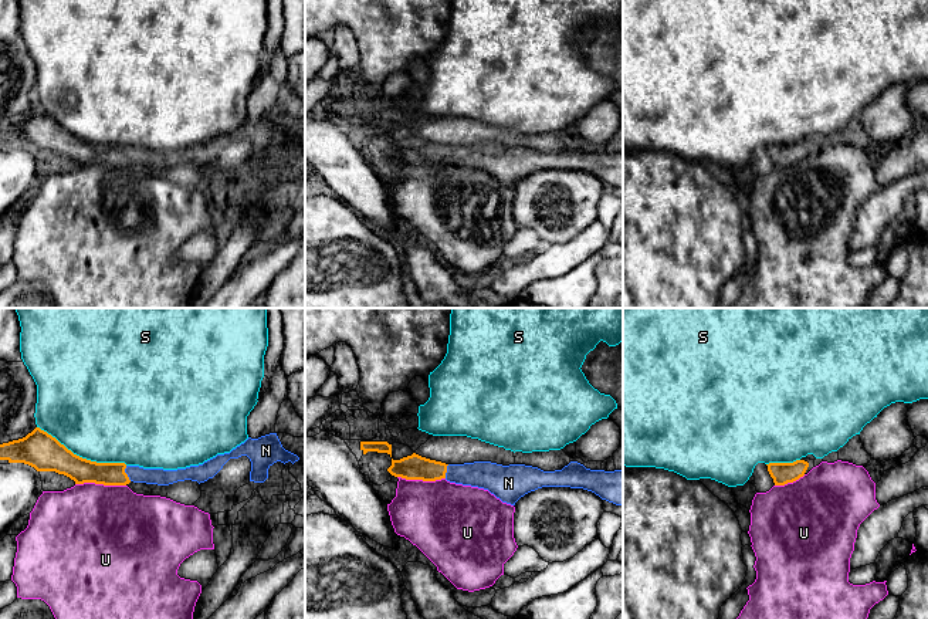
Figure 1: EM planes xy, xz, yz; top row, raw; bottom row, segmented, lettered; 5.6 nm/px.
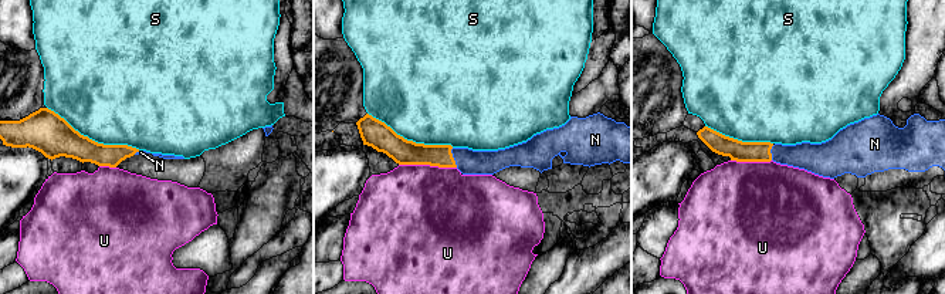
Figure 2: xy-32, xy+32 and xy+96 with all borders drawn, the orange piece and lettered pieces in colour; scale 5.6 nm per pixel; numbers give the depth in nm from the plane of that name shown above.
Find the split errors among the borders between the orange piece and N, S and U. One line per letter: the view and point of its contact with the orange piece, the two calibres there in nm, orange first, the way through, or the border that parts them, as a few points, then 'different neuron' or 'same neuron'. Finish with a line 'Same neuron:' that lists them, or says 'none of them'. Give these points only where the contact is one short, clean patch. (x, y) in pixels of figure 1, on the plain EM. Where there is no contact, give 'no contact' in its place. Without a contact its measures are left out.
N: contact xy (125, 155); calibres 140 and 100 nm; way xy (81, 152), (125, 155), (138, 156); same neuron
S: contact xy (81, 139); calibres 200 and 500 nm; different neuron
U: contact xy (101, 165); calibres 140 and 480 nm; border xy (75, 165), (125, 168); different neuron
Same neuron: N

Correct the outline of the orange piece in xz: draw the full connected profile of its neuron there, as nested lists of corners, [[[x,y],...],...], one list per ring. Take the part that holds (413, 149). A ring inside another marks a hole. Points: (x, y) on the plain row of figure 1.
[[[413,135],[400,142],[392,141],[387,153],[406,162],[446,160],[450,165],[484,170],[511,187],[542,169],[583,170],[602,182],[623,187],[623,152],[590,152],[578,143],[570,143],[562,152],[543,153],[525,146],[502,148],[491,143],[446,146]]]

